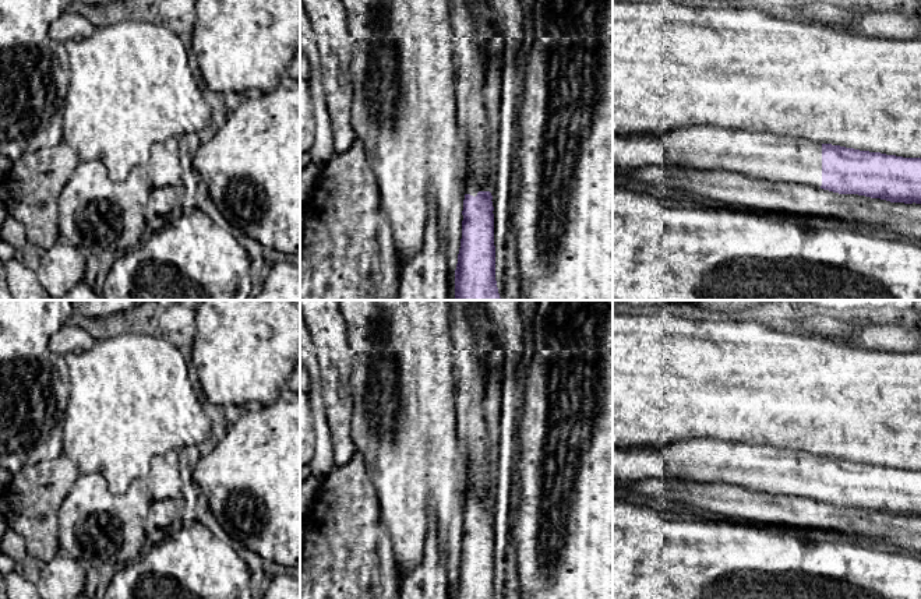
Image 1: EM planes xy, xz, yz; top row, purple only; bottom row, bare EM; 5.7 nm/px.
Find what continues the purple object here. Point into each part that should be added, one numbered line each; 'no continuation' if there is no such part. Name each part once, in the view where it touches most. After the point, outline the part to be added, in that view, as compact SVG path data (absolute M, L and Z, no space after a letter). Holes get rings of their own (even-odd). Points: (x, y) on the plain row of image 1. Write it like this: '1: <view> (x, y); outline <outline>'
1: yz (776, 471); outline M692 438L661 450L613 448L613 480L649 478L733 483L773 496L822 498L822 457L768 444Z

